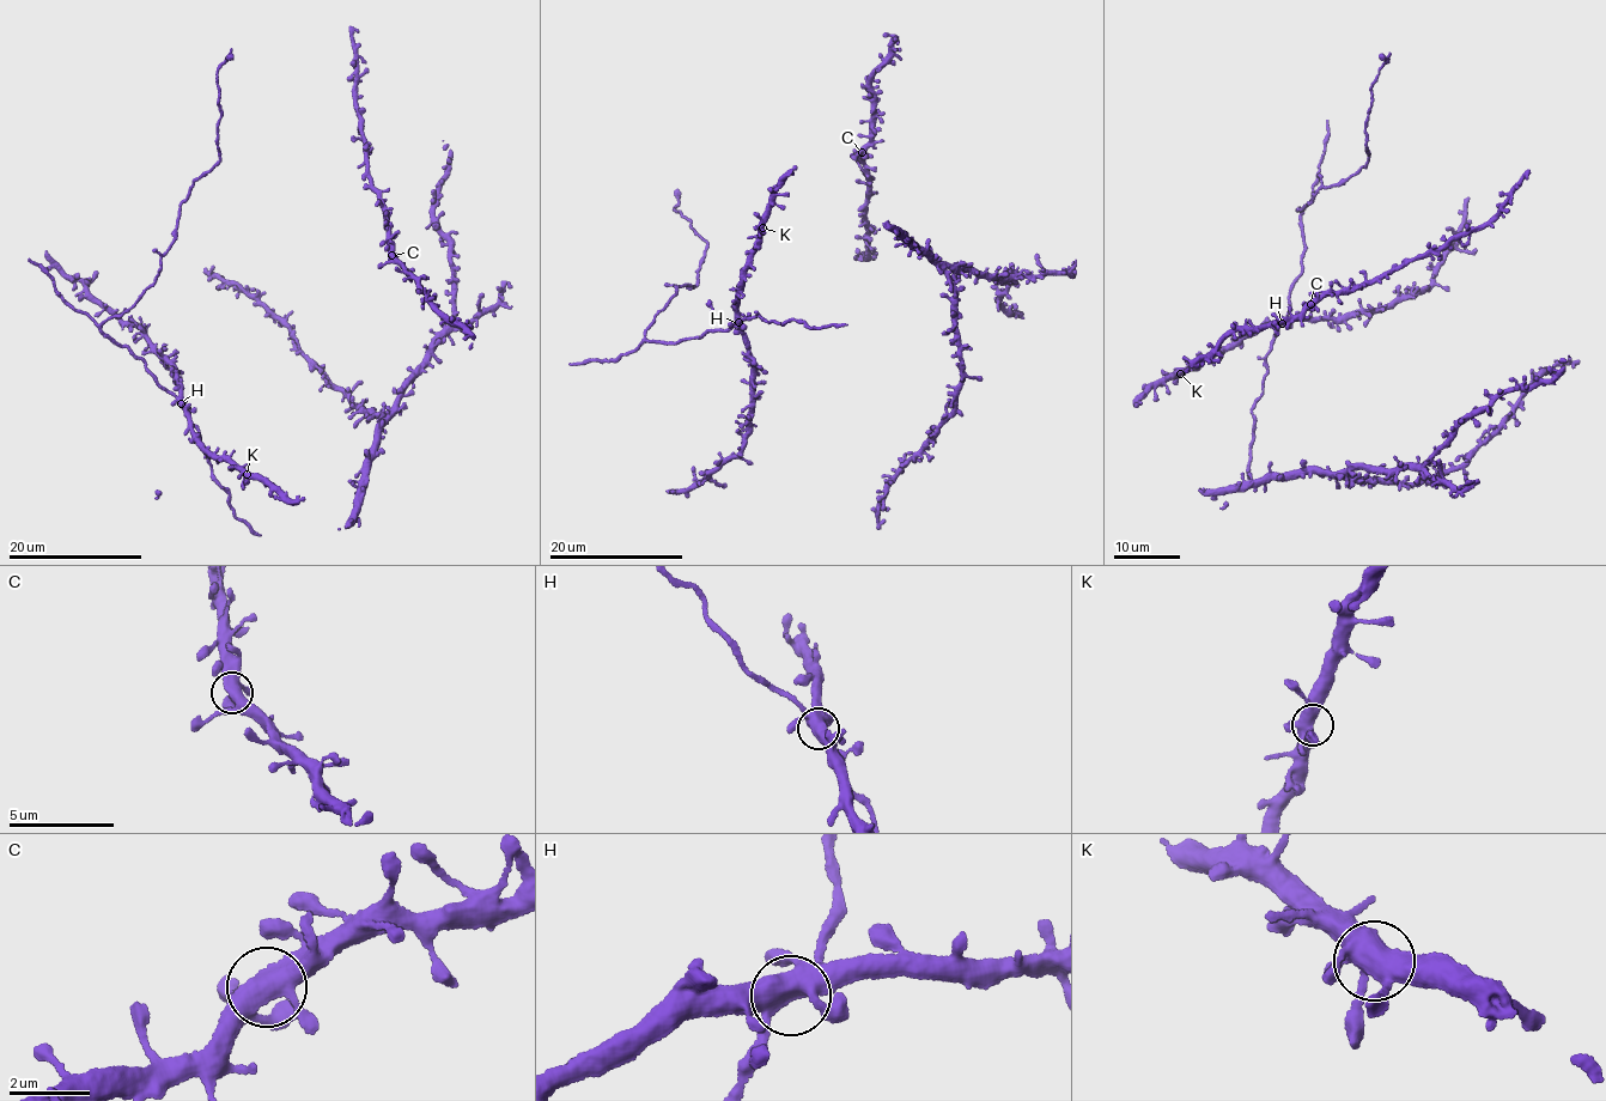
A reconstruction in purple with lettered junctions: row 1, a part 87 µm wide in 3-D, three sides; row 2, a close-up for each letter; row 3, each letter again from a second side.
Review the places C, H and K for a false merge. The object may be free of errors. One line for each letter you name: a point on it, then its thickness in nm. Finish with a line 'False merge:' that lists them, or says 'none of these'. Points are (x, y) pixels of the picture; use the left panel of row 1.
False merge: none of these

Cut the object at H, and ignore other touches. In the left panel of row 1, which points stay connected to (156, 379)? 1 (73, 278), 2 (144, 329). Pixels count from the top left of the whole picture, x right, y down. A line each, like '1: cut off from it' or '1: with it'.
1: cut off from it
2: cut off from it

